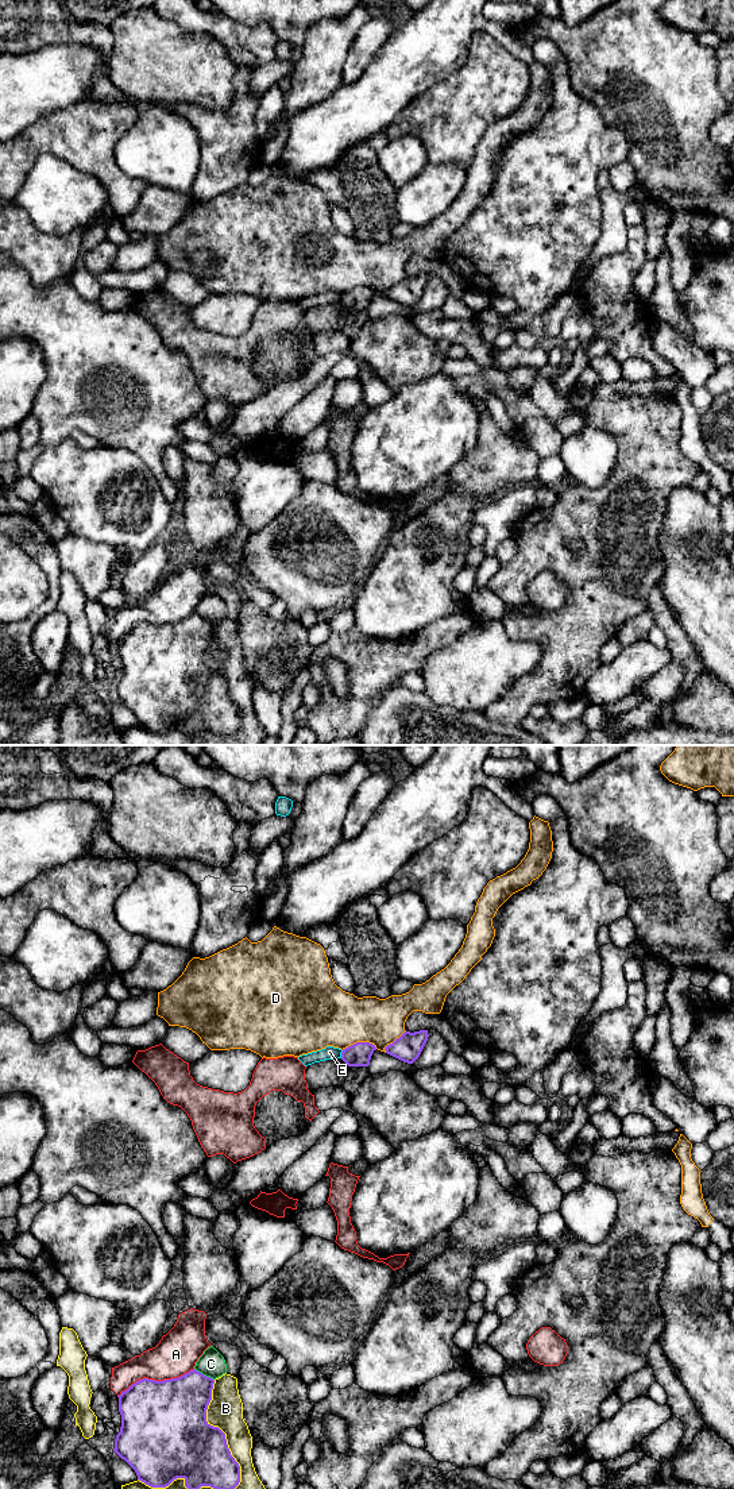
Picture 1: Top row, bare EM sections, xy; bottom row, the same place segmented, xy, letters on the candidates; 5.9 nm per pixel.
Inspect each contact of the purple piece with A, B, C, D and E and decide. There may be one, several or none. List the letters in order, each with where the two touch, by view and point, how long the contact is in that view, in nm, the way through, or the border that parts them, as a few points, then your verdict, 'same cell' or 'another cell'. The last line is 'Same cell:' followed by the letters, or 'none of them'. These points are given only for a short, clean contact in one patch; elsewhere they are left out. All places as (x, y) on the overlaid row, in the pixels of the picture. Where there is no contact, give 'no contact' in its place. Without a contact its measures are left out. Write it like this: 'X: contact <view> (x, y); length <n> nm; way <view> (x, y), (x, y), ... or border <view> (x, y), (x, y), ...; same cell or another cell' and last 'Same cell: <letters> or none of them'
A: contact xy (154, 1380); length 480 nm; another cell
B: contact xy (223, 1432); length 650 nm; another cell
C: contact xy (203, 1374); length 140 nm; another cell
D: contact xy (359, 1042); length 220 nm; another cell
E: contact xy (342, 1054); length 50 nm; border xy (343, 1050), (340, 1057); another cell
Same cell: none of them

